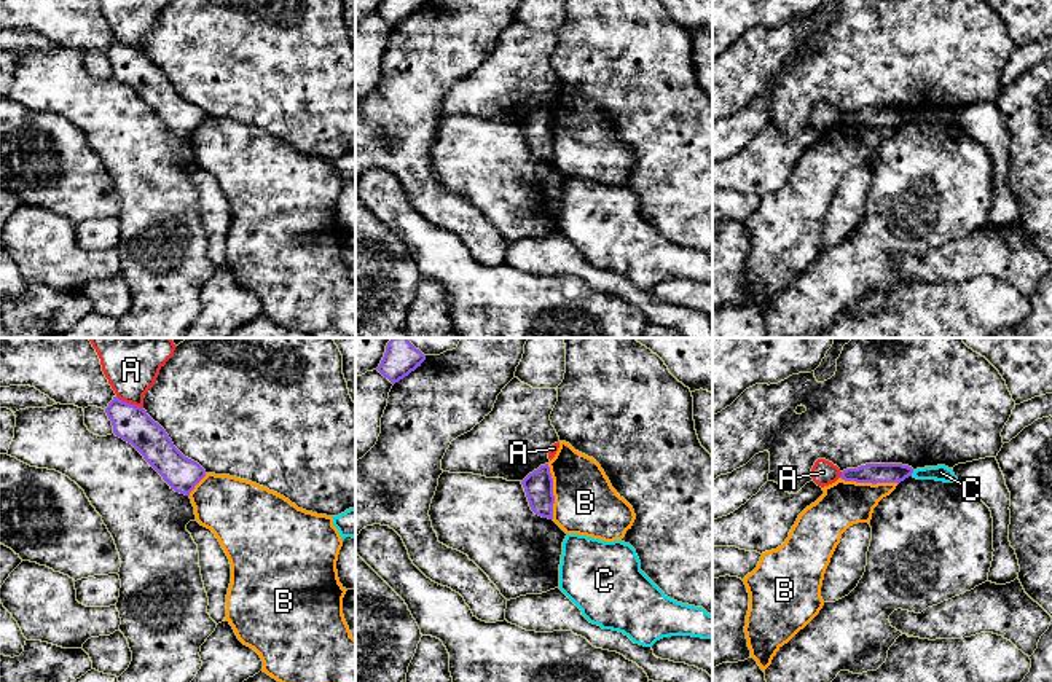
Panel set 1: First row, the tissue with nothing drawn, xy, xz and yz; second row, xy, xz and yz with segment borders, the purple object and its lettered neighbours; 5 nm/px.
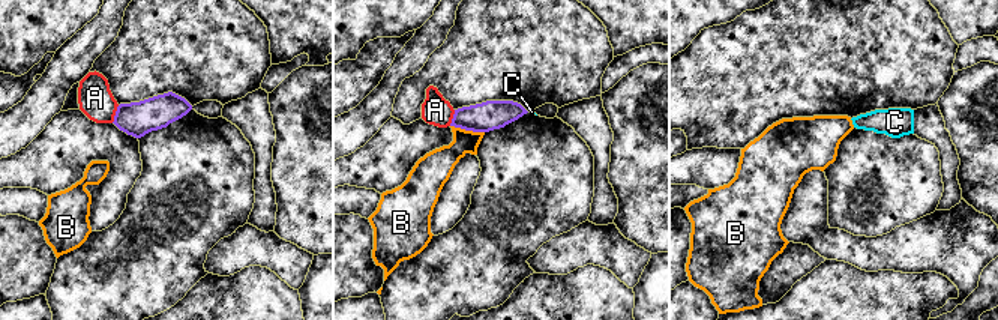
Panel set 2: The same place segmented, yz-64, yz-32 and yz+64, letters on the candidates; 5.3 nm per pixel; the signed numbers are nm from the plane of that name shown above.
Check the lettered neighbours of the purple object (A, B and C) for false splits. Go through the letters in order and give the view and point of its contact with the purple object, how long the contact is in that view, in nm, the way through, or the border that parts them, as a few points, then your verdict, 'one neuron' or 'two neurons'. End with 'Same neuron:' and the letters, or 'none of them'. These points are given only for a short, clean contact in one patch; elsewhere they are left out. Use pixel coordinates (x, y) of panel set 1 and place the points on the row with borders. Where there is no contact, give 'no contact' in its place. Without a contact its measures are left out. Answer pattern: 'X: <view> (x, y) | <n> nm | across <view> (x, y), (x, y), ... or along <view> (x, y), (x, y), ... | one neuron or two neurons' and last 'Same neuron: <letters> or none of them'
A: xy (129, 403) | 150 nm | two neurons
B: yz (869, 482) | 300 nm | along yz (840, 477), (850, 482), (898, 483) | two neurons
C: yz (912, 472) | 40 nm | along yz (914, 470), (910, 475) | two neurons
Same neuron: none of them

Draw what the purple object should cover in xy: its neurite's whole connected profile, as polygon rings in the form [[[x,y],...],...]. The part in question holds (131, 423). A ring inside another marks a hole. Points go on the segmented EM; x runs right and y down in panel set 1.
[[[113,397],[105,413],[113,433],[131,443],[175,492],[190,496],[206,476],[206,470],[185,457],[143,408]]]

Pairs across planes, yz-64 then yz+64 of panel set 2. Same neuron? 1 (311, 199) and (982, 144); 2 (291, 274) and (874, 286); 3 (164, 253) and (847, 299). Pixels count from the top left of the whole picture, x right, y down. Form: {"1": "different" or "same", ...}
{"1": "same", "2": "different", "3": "different"}

